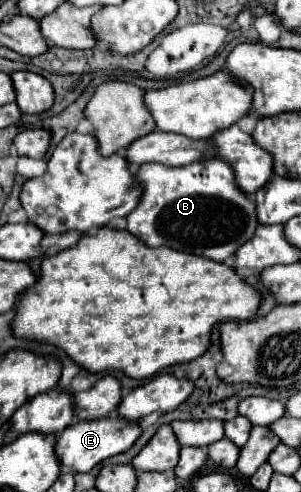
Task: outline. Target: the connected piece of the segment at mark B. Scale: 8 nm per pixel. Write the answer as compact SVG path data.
M218 158L180 168L142 164L138 182L144 194L136 210L128 214L126 230L150 246L168 246L216 262L228 262L238 246L246 244L258 228L254 200L238 188L232 166Z

